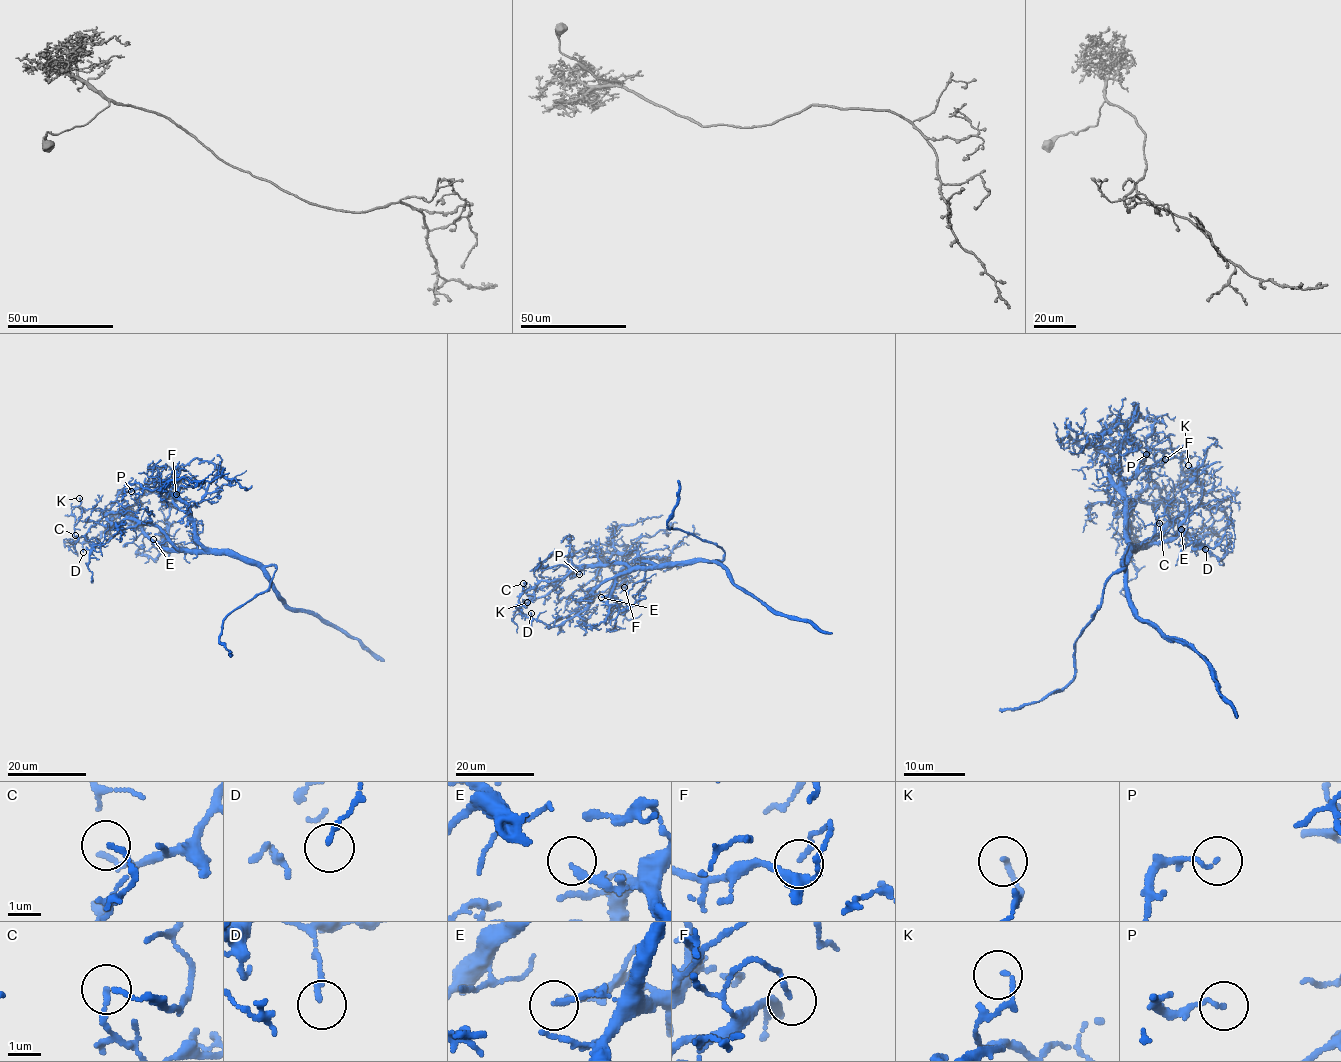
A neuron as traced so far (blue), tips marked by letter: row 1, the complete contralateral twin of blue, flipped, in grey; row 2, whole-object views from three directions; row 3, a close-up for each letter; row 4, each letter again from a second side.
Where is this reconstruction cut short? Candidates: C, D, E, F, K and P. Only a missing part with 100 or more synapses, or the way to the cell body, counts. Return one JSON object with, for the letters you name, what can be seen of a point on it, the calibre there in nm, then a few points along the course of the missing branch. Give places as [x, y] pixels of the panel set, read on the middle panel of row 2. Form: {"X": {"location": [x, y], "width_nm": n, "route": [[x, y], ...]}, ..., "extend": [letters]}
{"extend": []}

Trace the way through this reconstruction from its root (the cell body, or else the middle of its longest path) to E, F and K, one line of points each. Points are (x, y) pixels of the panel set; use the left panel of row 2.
E: (220, 553), (172, 552), (153, 539)
F: (220, 553), (212, 553), (198, 540), (195, 522), (174, 503), (180, 489), (176, 494)
K: (220, 553), (179, 549), (156, 526), (128, 519), (110, 522), (99, 511), (82, 509), (79, 498)

